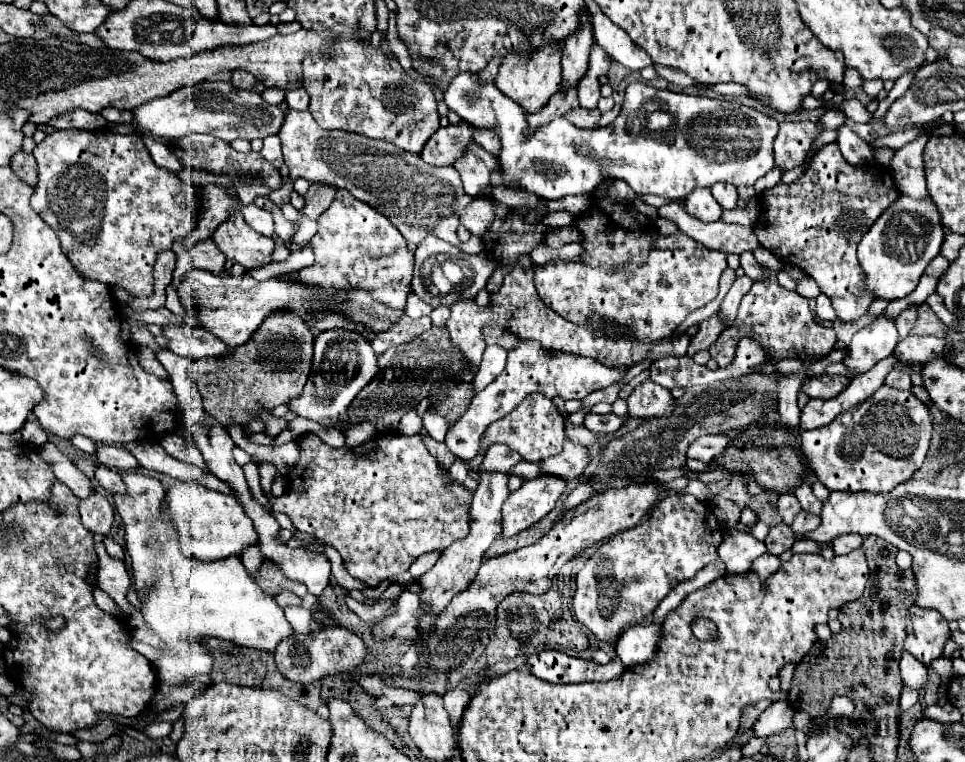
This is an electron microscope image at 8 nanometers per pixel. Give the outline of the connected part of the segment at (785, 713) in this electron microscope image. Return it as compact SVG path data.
M775 701L769 709L765 709L757 721L753 723L753 731L759 737L767 737L773 733L783 733L793 725L793 709L785 701Z

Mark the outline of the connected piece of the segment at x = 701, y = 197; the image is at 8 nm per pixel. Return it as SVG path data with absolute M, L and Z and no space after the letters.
M695 189L687 199L685 199L687 207L691 207L691 215L709 223L709 221L719 221L723 209L719 207L719 203L713 199L709 189Z

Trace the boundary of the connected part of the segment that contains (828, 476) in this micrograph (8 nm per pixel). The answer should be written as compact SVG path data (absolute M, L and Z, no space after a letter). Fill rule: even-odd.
M879 387L863 403L837 415L829 425L801 433L801 451L815 477L829 491L885 493L911 479L931 445L933 417L911 393Z

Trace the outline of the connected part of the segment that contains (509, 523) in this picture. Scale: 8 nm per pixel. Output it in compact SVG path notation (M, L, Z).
M547 475L525 481L503 503L501 535L513 537L543 519L555 507L557 499L565 491L565 485L567 483L563 483L563 479L553 479Z

